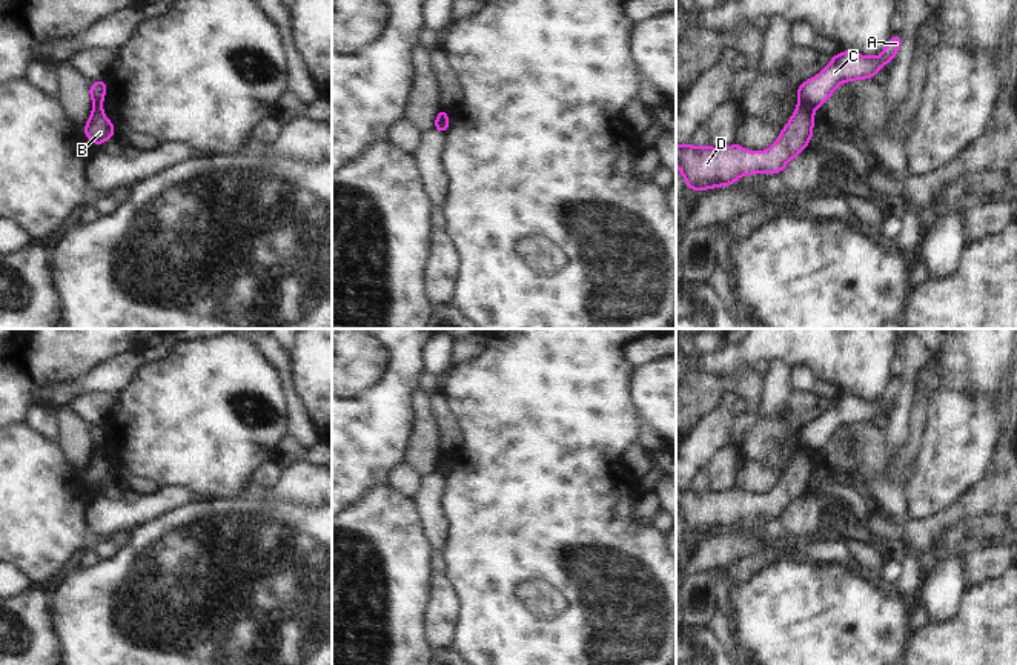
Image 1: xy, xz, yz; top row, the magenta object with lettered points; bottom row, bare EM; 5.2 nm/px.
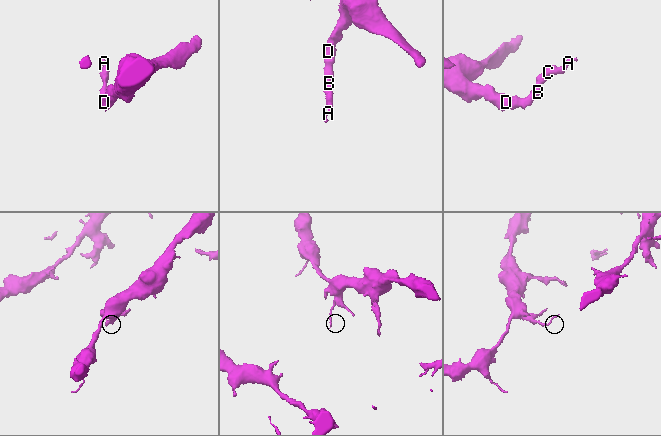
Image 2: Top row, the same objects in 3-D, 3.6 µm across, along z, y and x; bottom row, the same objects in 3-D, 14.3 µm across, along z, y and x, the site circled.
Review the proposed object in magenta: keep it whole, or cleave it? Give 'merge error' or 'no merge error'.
merge error

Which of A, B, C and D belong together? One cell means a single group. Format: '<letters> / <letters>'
A C / B D

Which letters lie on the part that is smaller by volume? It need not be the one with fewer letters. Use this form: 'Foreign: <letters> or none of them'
Foreign: A, C

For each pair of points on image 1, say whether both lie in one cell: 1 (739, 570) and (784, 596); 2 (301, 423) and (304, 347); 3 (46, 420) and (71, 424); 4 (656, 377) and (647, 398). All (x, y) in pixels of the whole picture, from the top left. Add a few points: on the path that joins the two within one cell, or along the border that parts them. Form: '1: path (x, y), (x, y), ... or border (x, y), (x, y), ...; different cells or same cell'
1: border (782, 559), (764, 565), (739, 582), (727, 582); different cells
2: border (289, 370), (294, 392), (315, 435); different cells
3: border (54, 412), (57, 420), (56, 441); different cells
4: path (656, 381), (656, 389), (652, 393); same cell

